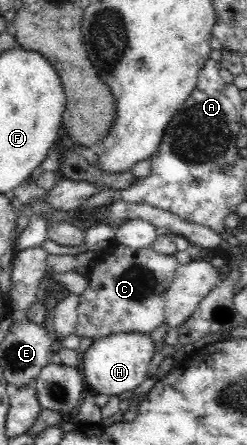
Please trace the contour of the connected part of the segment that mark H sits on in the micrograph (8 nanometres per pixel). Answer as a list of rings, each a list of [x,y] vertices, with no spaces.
[[[114,332],[110,336],[96,339],[82,355],[80,370],[86,385],[89,389],[94,388],[109,396],[130,395],[146,379],[155,348],[151,332]]]

